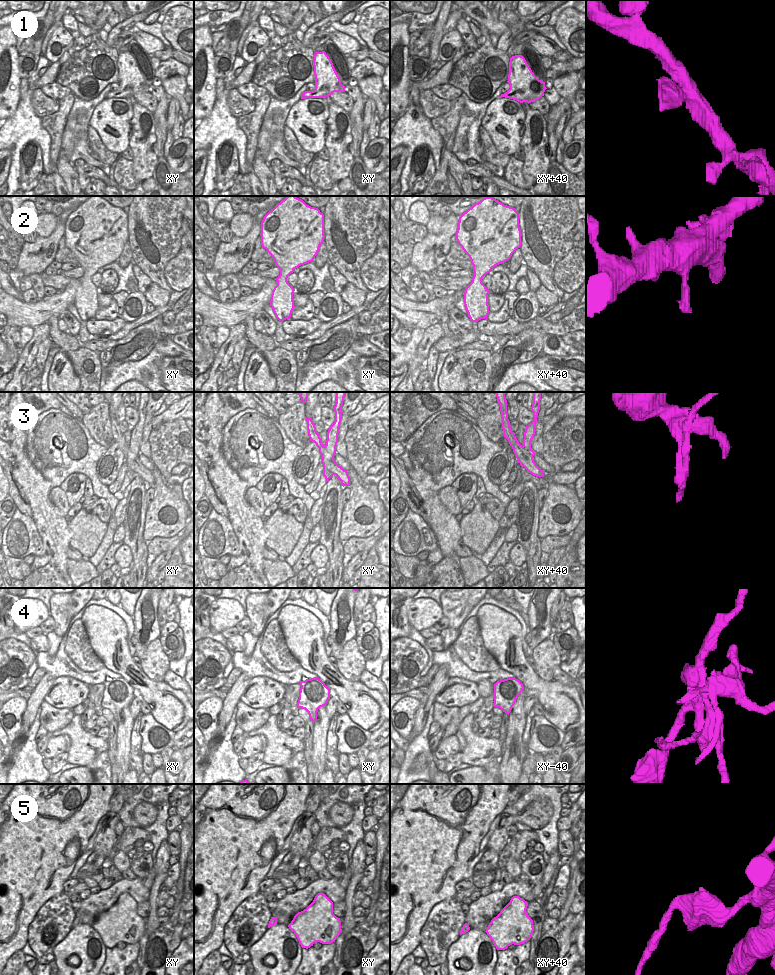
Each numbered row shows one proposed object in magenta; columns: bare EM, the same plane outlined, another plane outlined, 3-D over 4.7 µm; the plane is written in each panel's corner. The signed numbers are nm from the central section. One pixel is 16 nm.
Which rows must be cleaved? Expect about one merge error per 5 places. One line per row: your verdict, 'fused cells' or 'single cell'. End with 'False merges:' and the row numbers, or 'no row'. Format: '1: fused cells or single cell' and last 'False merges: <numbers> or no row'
1: single cell
2: single cell
3: fused cells
4: fused cells
5: single cell
False merges: 3, 4

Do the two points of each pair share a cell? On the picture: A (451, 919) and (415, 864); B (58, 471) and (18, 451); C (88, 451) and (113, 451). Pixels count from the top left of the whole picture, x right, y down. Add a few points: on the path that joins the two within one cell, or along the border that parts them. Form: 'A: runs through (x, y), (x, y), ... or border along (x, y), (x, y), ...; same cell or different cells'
A: border along (454, 896), (439, 901), (432, 908), (426, 921); different cells
B: border along (25, 433), (25, 454), (41, 475); different cells
C: border along (108, 448), (97, 463), (97, 473); different cells

